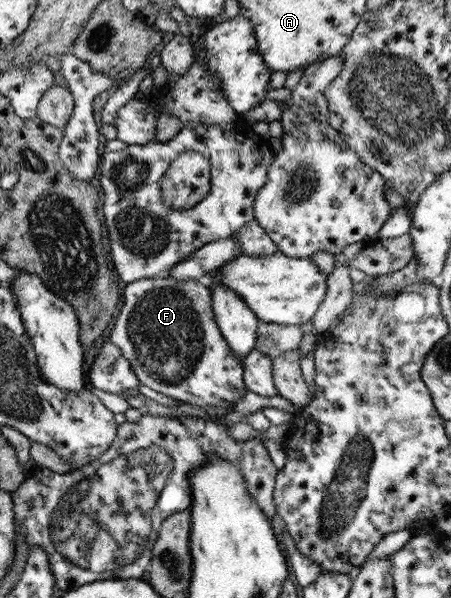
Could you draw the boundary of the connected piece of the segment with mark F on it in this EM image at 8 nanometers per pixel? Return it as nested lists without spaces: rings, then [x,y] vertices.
[[[163,274],[127,283],[122,292],[124,306],[116,318],[110,342],[121,350],[138,380],[144,386],[180,402],[201,408],[207,405],[234,408],[247,391],[243,380],[242,360],[234,356],[232,348],[224,341],[218,329],[210,286],[204,280],[172,280],[170,276]]]

